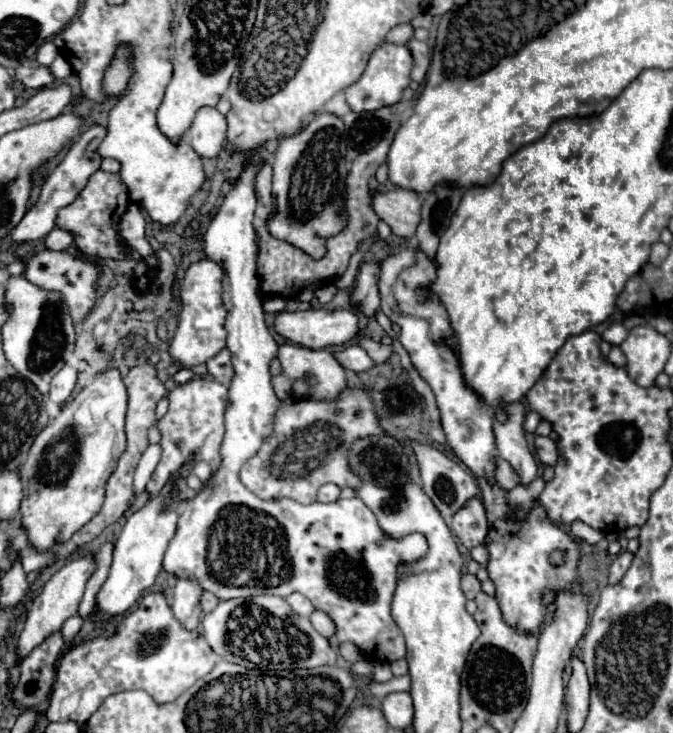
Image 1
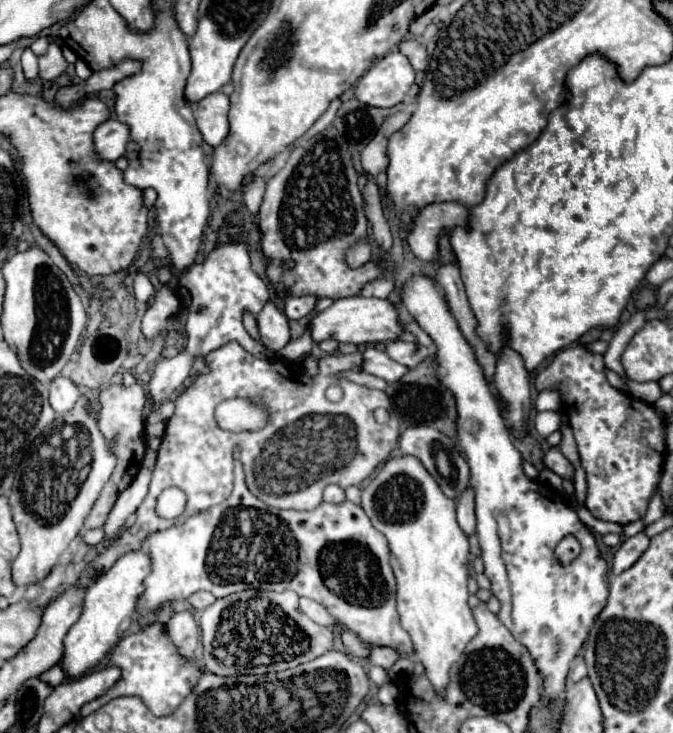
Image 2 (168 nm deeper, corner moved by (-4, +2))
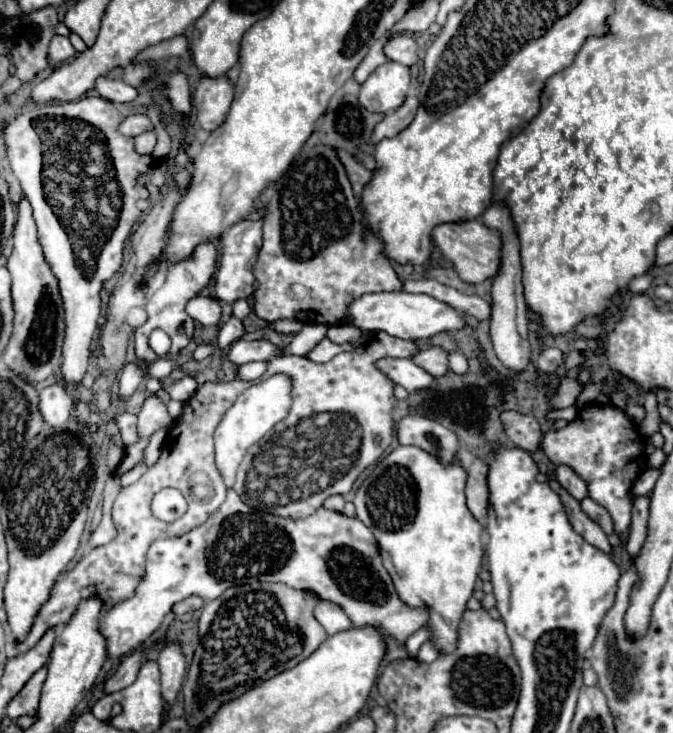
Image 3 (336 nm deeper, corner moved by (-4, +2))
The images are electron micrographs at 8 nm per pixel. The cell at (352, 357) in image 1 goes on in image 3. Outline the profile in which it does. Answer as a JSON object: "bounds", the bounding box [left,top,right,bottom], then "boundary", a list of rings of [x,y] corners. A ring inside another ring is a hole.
{"bounds":[378,359,434,391],"boundary":[[[382,359],[378,367],[382,367],[382,371],[386,371],[396,385],[402,385],[408,391],[422,391],[434,381],[434,377],[418,367],[412,359]]]}

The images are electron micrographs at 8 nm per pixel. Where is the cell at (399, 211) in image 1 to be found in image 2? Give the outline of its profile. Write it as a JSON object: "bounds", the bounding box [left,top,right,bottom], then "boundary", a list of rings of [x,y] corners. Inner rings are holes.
{"bounds":[408,203,470,261],"boundary":[[[430,203],[420,209],[408,229],[408,245],[418,259],[432,261],[438,253],[438,235],[446,227],[448,231],[456,225],[466,223],[470,217],[468,209],[460,203]]]}

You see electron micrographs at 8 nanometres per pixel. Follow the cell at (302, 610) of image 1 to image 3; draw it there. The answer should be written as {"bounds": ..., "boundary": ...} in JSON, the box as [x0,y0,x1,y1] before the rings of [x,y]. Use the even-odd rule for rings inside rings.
{"bounds":[314,601,352,635],"boundary":[[[320,601],[314,615],[320,621],[320,625],[326,629],[328,635],[334,635],[334,633],[340,633],[340,631],[346,631],[352,627],[352,621],[344,613],[344,609],[330,601]]]}

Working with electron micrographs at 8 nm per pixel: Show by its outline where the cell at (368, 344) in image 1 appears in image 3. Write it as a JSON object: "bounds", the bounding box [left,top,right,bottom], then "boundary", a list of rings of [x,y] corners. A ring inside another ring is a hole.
{"bounds":[414,347,450,377],"boundary":[[[430,347],[430,349],[424,349],[420,351],[414,359],[414,363],[418,363],[422,369],[426,369],[430,375],[434,377],[442,377],[450,371],[450,365],[448,365],[448,351],[442,349],[442,347]]]}

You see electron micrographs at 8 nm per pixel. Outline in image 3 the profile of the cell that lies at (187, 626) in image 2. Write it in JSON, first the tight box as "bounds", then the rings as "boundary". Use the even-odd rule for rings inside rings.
{"bounds":[158,643,186,709],"boundary":[[[166,643],[160,649],[158,667],[162,673],[162,697],[166,701],[166,709],[170,709],[176,701],[176,695],[178,695],[184,675],[186,675],[182,647],[174,645],[174,643]]]}

